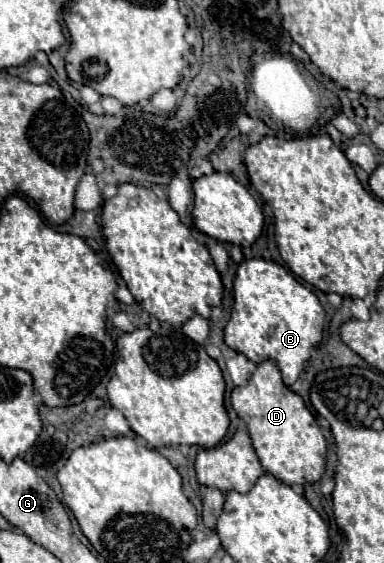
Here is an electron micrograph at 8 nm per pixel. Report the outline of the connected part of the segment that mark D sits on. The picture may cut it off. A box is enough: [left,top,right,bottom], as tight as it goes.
[231,359,327,485]

